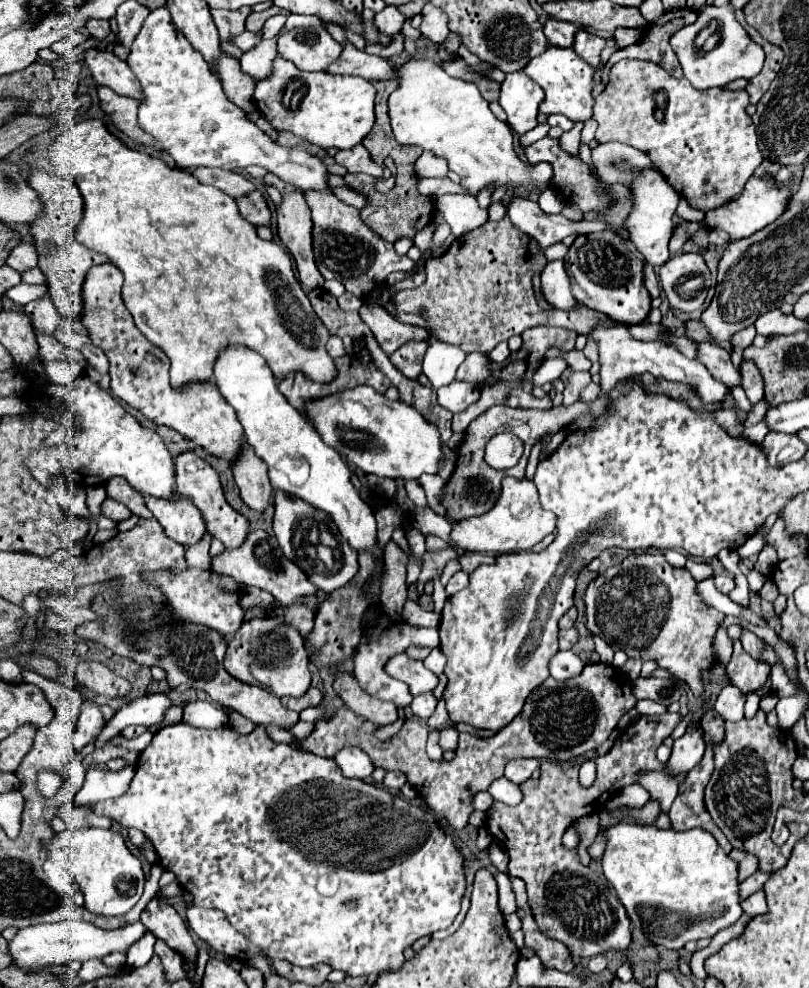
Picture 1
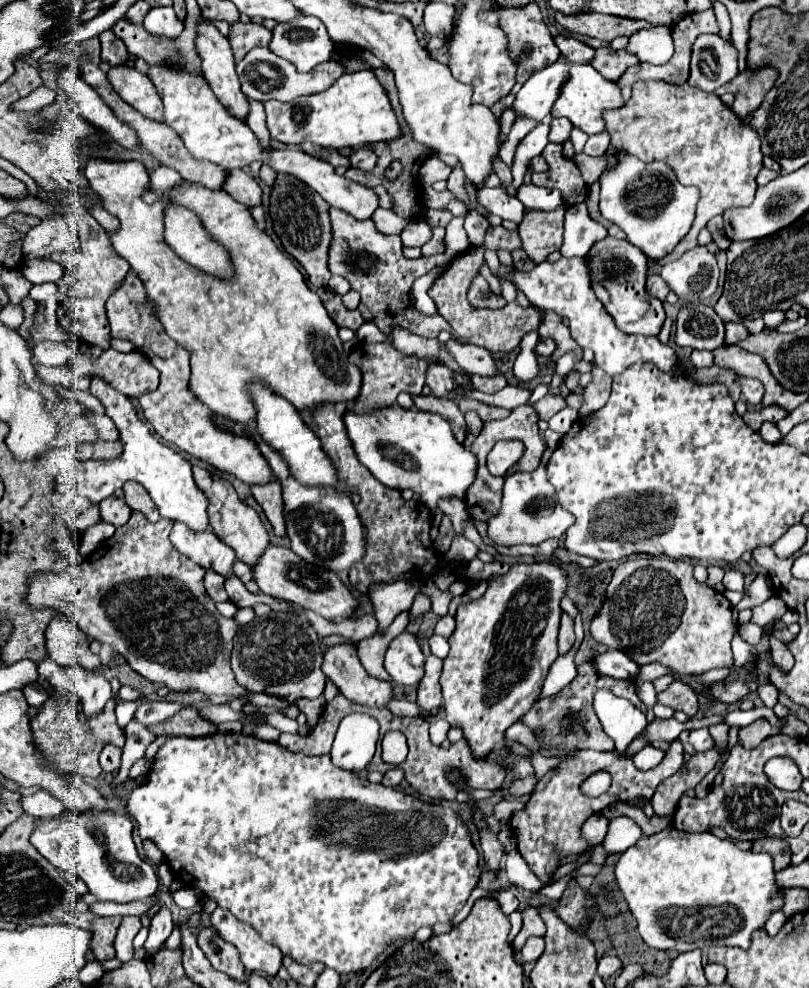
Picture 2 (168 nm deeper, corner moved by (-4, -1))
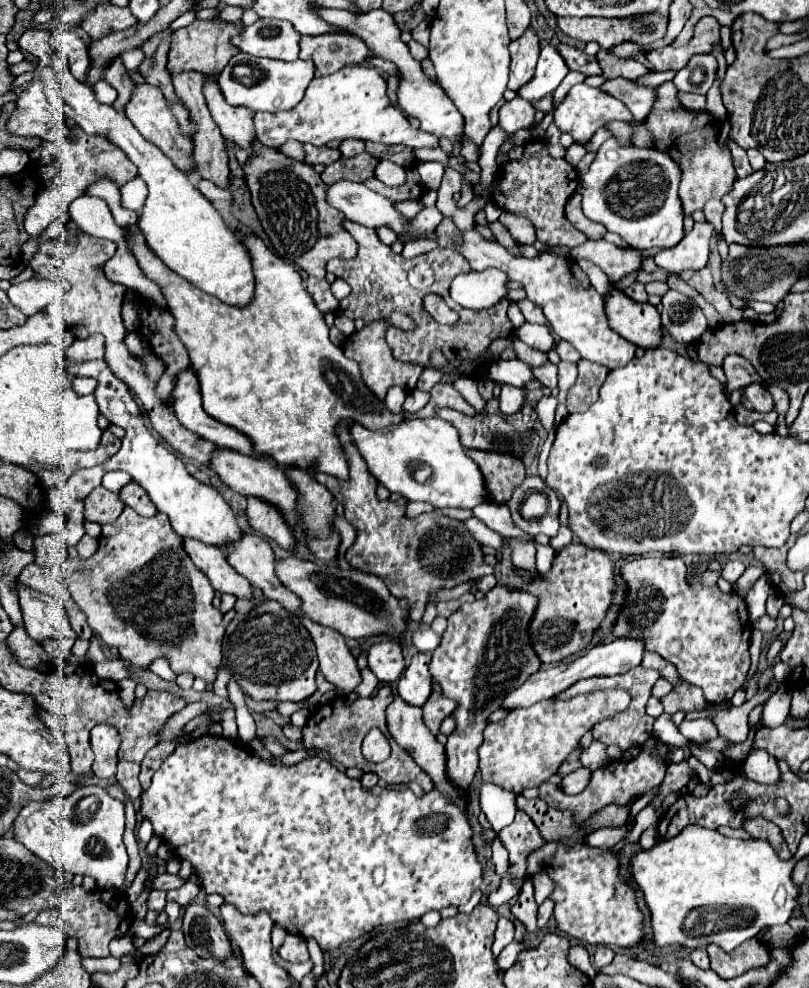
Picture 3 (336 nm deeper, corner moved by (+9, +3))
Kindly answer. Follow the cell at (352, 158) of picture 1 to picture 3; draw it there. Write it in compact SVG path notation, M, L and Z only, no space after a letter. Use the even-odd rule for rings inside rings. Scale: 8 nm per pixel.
M343 140L339 150L341 150L341 154L345 158L351 158L351 156L357 156L357 154L361 154L365 150L365 142L363 140Z

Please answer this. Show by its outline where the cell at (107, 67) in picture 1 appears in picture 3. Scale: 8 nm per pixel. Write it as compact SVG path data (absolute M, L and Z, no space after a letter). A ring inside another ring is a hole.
M137 84L137 88L133 90L133 100L125 106L125 116L141 132L141 136L145 136L153 144L157 144L173 162L177 162L177 168L181 168L187 174L197 172L197 162L193 158L193 148L195 148L193 138L189 138L187 134L183 134L179 130L179 122L171 114L161 88L155 88L151 84Z

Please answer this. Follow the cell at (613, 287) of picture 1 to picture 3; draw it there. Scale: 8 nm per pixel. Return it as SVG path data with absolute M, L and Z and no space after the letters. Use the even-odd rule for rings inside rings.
M611 290L609 300L605 300L605 312L609 326L631 344L647 350L661 346L661 318L655 306L637 304L623 292Z

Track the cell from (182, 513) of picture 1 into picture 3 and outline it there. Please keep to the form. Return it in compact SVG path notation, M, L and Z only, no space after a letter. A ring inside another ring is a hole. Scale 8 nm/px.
M185 540L185 550L189 552L193 564L207 574L211 586L221 594L231 594L235 598L253 598L251 582L241 576L229 562L227 554L221 548L209 548L209 544L201 544L197 540Z

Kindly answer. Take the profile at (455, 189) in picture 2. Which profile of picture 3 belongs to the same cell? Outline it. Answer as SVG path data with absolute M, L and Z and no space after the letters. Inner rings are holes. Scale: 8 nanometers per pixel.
M345 66L331 76L315 78L303 100L287 112L257 112L255 114L257 140L265 146L279 148L287 140L297 140L303 144L325 146L331 140L371 140L383 144L405 144L411 148L437 146L439 140L433 134L411 128L403 110L395 108L387 96L387 82L379 70L371 66Z

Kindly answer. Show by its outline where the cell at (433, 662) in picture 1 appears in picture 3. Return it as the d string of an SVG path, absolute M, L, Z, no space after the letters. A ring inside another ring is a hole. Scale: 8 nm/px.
M431 652L415 654L409 668L403 672L397 684L399 696L413 706L423 706L431 694L429 662L431 662Z

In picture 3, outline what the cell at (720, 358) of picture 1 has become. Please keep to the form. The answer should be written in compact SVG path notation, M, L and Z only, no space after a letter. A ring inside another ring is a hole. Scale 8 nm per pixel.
M749 384L745 388L745 398L753 404L757 412L771 412L775 408L775 402L771 402L771 394L759 384Z

